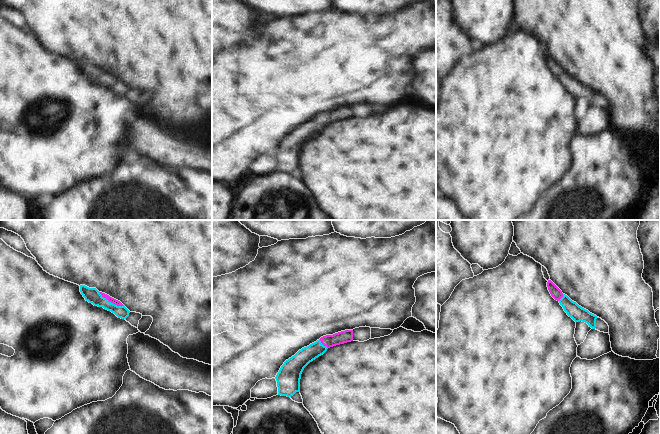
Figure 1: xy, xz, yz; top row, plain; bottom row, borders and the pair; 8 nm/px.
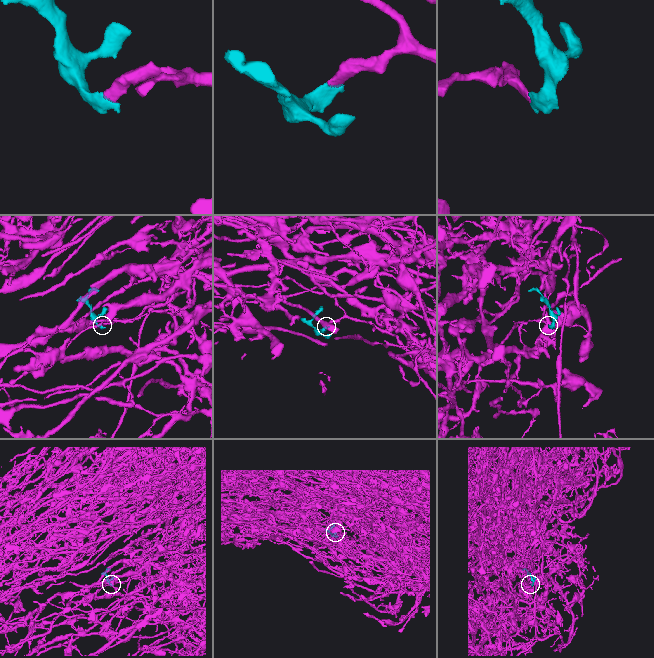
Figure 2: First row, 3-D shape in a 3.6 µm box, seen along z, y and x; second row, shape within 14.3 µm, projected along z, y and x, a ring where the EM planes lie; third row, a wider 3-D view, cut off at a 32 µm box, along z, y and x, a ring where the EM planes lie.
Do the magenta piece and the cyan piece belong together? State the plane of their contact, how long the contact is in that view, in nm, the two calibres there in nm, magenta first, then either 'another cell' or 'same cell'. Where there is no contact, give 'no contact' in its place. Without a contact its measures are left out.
meets magenta in xy; contact 240 nm long; 50 nm thick on the magenta side, 120 nm on the other; same cell

